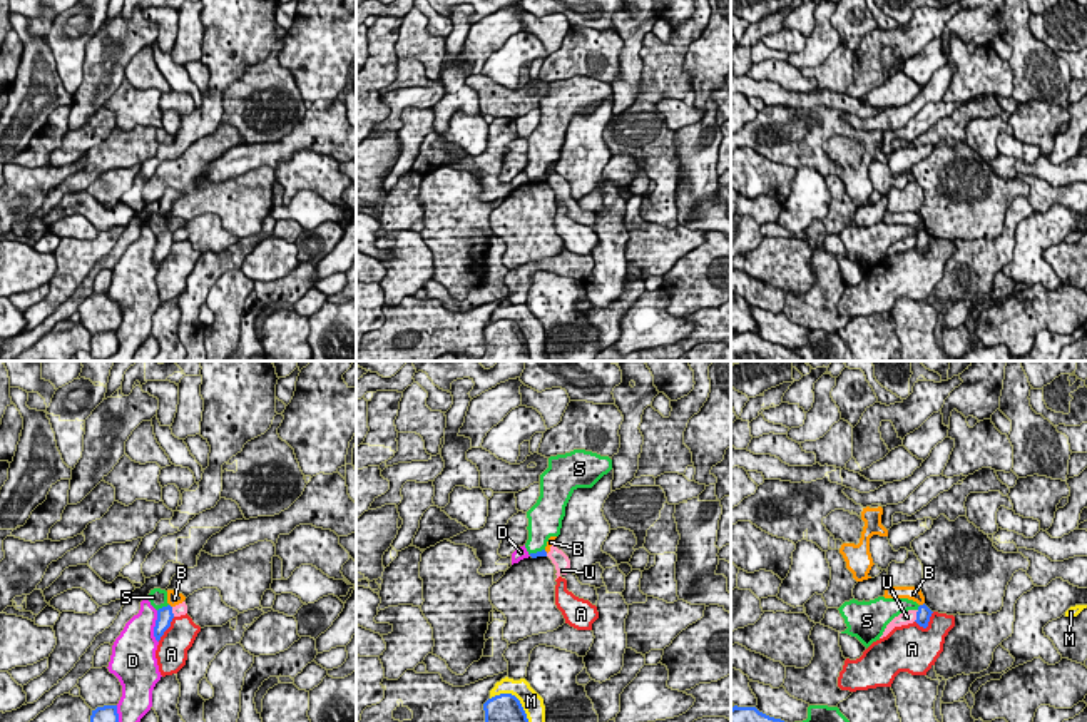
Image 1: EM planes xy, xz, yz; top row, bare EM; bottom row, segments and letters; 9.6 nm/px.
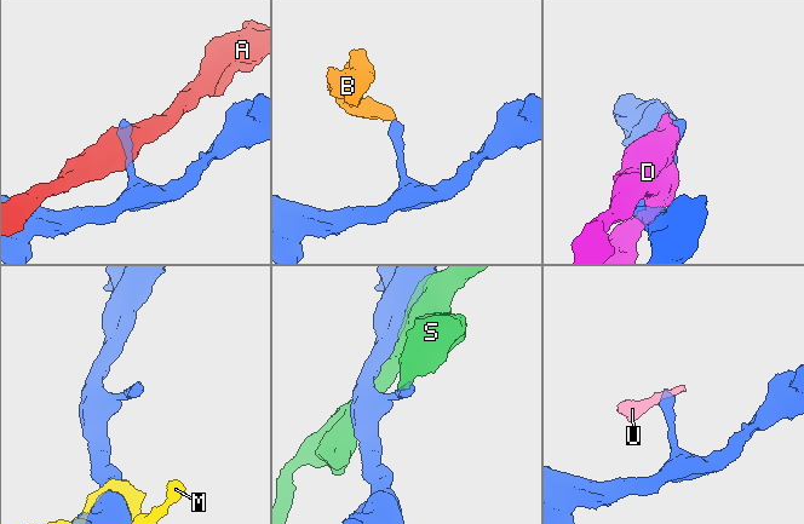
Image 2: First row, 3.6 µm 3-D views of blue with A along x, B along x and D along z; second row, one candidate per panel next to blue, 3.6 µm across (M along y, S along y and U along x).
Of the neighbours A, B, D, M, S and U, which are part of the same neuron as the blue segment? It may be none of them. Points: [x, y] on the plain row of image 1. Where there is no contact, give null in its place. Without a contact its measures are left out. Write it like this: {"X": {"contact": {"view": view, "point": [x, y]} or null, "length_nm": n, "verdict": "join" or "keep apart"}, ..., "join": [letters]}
{"A": {"contact": {"view": "yz", "point": [927, 251]}, "length_nm": 220, "verdict": "keep apart"}, "B": {"contact": {"view": "yz", "point": [923, 229]}, "length_nm": 60, "verdict": "keep apart"}, "D": {"contact": {"view": "xy", "point": [154, 253]}, "length_nm": 320, "verdict": "keep apart"}, "M": {"contact": {"view": "xz", "point": [520, 330]}, "length_nm": 550, "verdict": "keep apart"}, "S": {"contact": {"view": "xy", "point": [163, 233]}, "length_nm": 130, "verdict": "keep apart"}, "U": {"contact": {"view": "yz", "point": [917, 241]}, "length_nm": 120, "verdict": "keep apart"}, "join": []}

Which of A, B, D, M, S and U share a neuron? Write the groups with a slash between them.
A / B / D / M / S / U

